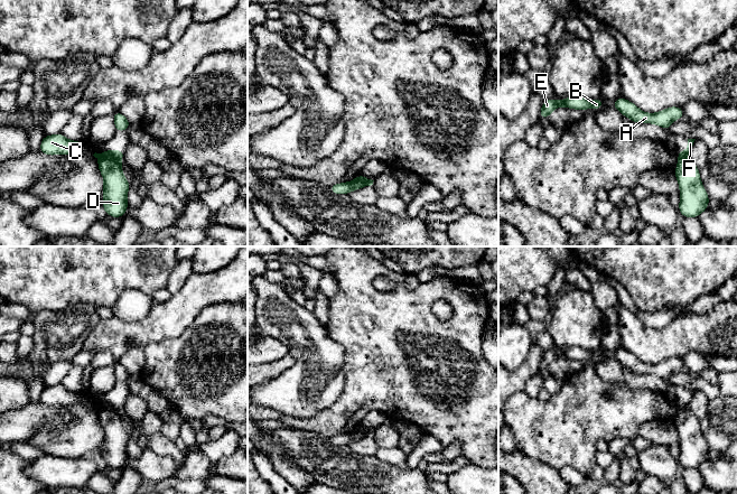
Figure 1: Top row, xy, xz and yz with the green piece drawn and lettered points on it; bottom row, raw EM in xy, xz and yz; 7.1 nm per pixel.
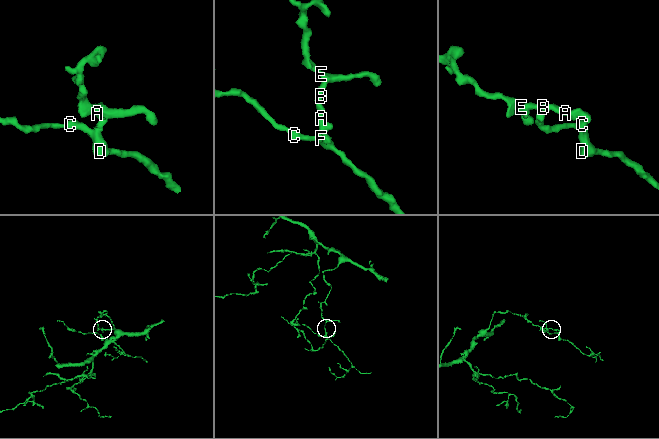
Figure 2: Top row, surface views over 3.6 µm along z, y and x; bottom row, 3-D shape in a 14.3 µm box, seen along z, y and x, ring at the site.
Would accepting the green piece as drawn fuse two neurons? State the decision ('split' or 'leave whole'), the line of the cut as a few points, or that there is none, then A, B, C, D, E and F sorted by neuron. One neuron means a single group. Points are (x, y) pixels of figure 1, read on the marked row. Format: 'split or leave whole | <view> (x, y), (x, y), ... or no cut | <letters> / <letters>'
split | xy (105, 152), (119, 160) | A B E F / C D

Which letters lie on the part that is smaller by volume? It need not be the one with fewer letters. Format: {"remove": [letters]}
{"remove": ["C", "D"]}

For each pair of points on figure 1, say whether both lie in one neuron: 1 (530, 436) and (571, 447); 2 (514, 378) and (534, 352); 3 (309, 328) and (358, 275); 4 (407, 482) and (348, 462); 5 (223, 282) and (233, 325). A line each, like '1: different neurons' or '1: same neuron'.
1: same neuron
2: same neuron
3: different neurons
4: same neuron
5: different neurons

